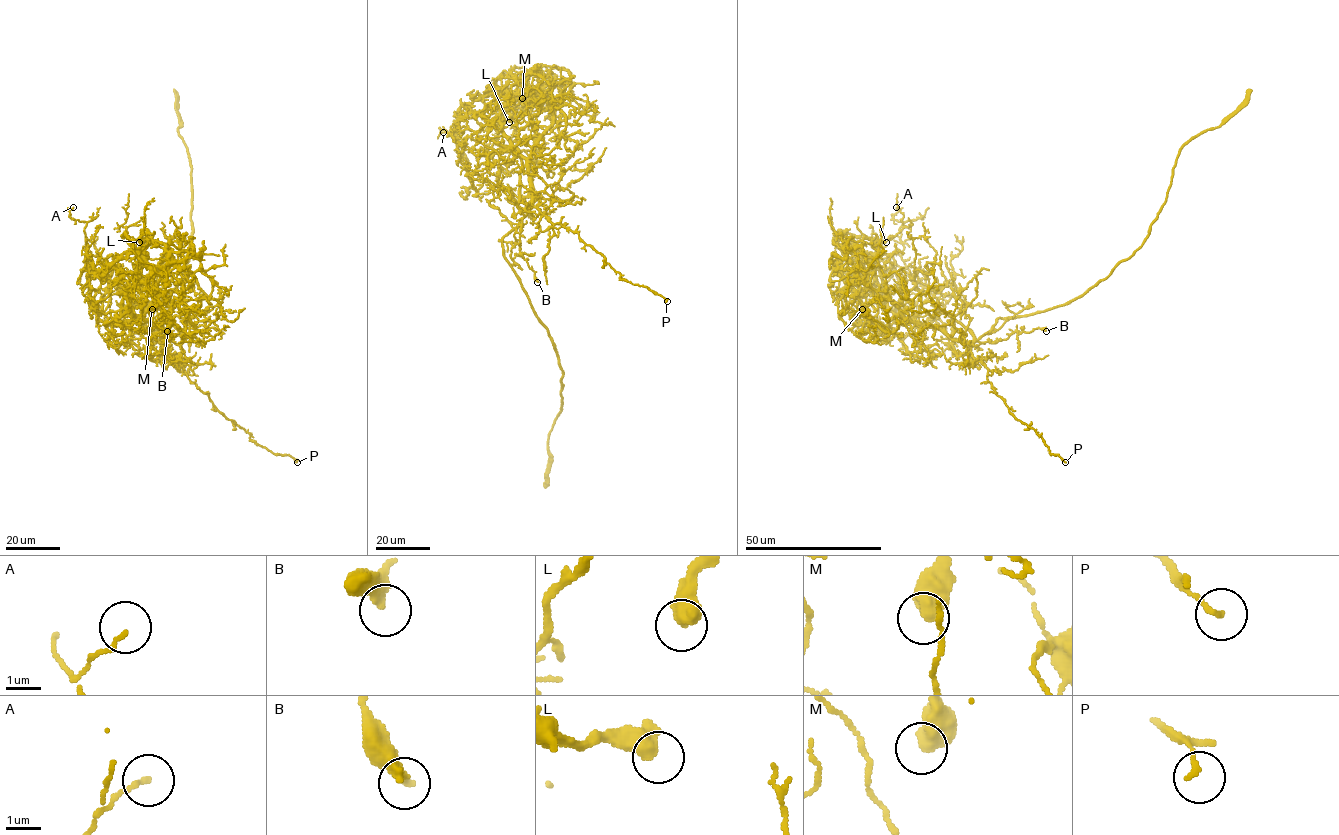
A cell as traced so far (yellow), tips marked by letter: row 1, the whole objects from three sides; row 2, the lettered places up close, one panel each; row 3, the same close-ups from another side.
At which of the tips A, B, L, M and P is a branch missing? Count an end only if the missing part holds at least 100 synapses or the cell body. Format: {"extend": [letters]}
{"extend": []}

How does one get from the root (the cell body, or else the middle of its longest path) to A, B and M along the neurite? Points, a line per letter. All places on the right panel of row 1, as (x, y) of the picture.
A: (1022, 316), (999, 318), (962, 342), (888, 311), (914, 305), (922, 289), (901, 258), (896, 207)
B: (1022, 316), (999, 318), (977, 340), (996, 342), (1016, 331), (1031, 332), (1037, 328), (1046, 331)
M: (1022, 316), (954, 341), (901, 318), (870, 290), (858, 296), (856, 280), (862, 309)

